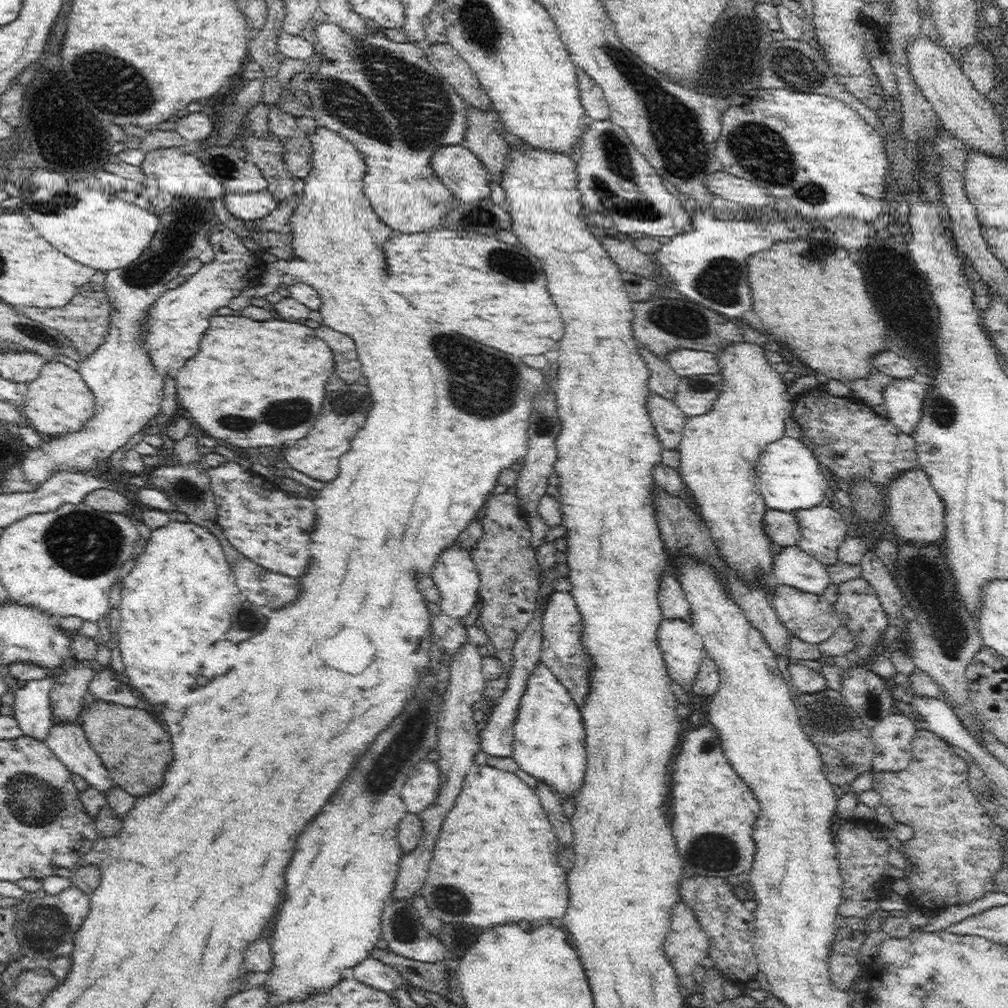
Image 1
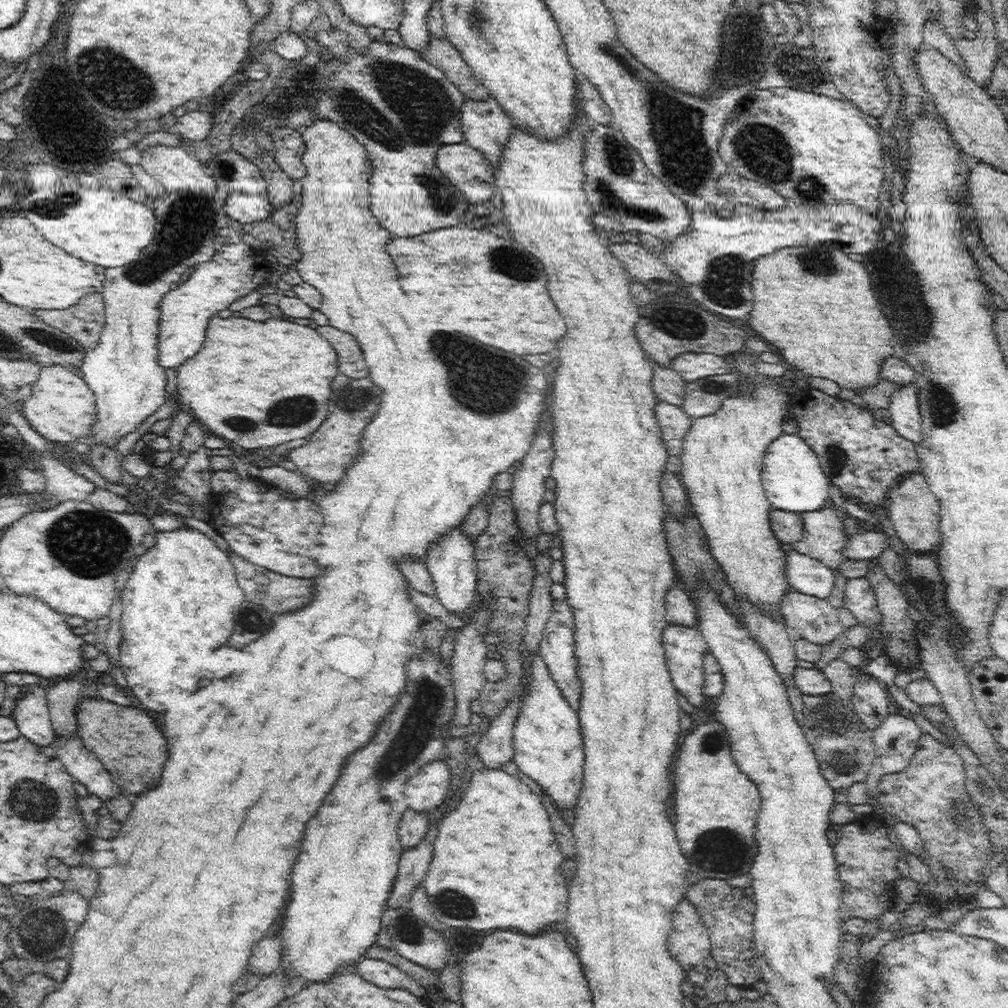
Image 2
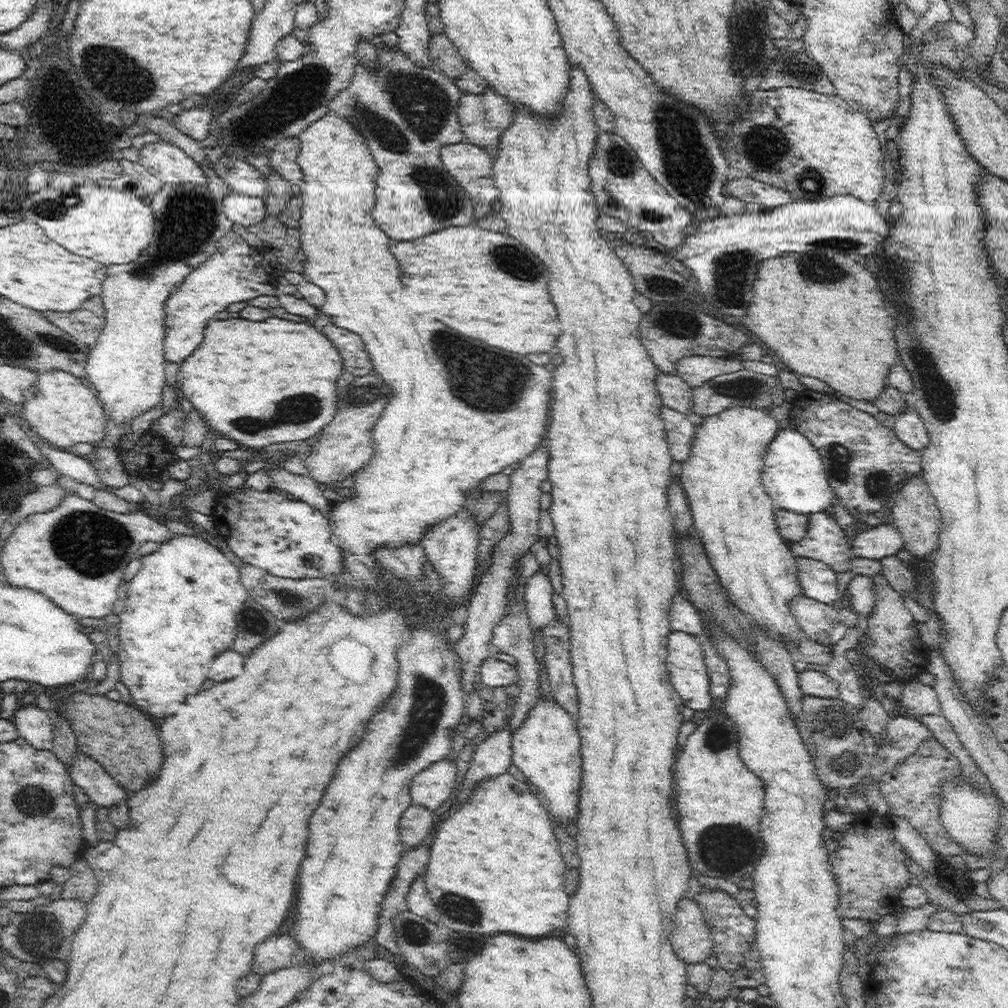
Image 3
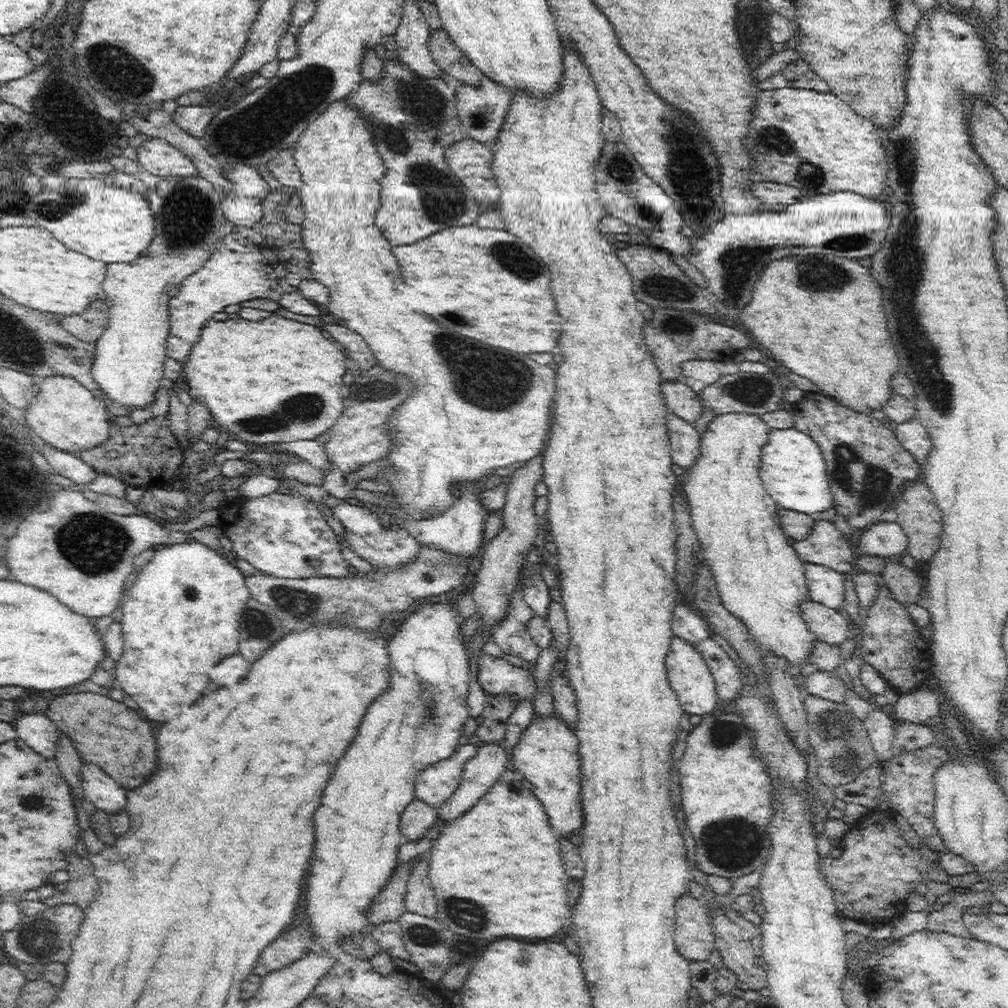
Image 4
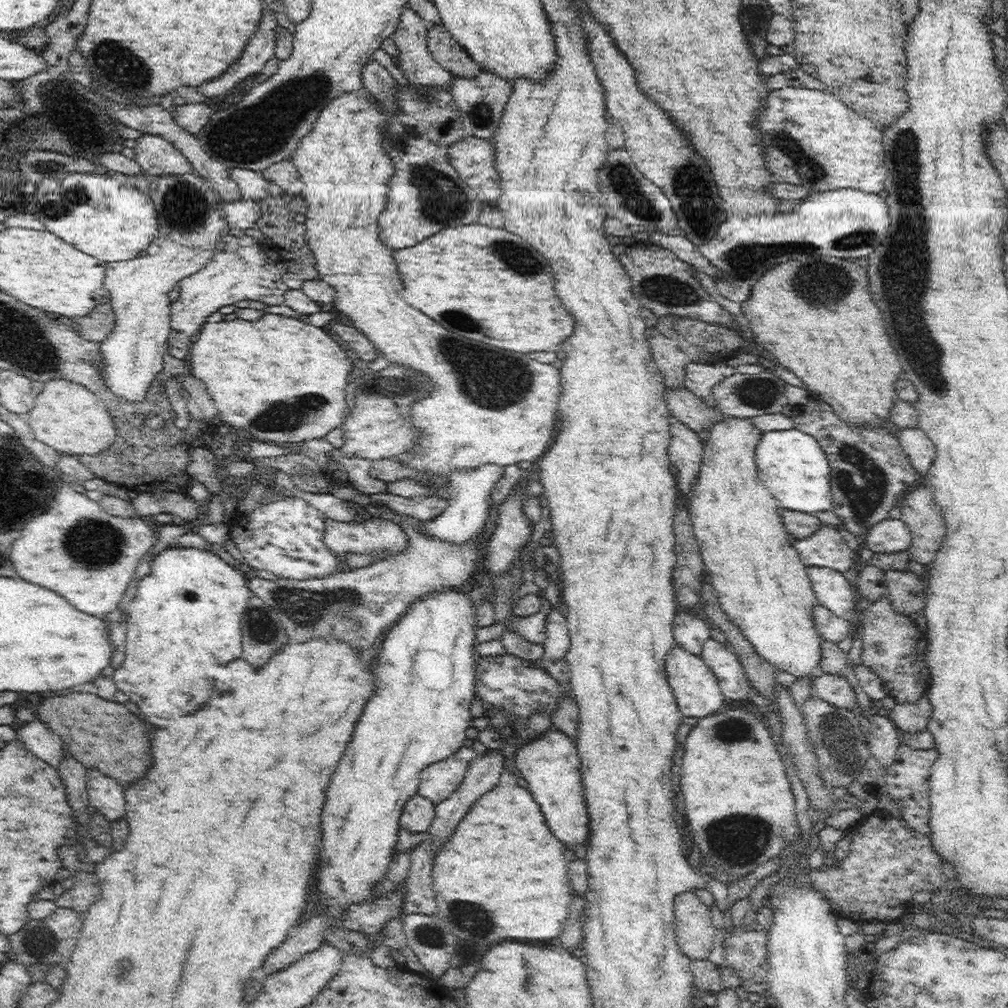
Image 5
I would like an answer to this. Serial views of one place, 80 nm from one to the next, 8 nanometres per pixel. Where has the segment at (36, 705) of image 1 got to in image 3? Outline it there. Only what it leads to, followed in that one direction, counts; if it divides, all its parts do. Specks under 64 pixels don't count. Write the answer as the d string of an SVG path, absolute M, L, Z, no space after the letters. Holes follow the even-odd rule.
M35 705L21 706L10 721L16 727L18 737L37 751L53 749L56 734L51 712Z

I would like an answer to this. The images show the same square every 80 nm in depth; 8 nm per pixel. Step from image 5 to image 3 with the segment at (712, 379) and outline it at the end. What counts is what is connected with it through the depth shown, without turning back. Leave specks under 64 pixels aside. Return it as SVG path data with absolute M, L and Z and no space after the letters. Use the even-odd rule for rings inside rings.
M691 356L678 363L676 374L695 389L717 376L733 373L737 370L740 370L740 361L735 357L718 359Z

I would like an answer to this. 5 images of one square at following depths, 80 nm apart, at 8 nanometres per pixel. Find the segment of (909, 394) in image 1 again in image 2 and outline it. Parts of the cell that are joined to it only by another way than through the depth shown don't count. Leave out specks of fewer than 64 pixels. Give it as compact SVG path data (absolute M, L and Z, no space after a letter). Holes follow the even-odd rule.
M914 384L906 388L899 388L892 401L891 425L896 429L900 438L920 446L925 432L923 421L916 402L916 388Z

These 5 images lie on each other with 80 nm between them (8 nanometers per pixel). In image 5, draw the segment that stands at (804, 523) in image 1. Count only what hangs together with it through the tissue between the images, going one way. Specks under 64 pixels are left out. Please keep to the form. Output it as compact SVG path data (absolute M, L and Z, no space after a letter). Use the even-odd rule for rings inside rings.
M824 525L816 534L796 539L793 544L807 568L828 567L846 573L856 561L855 553L832 525Z

